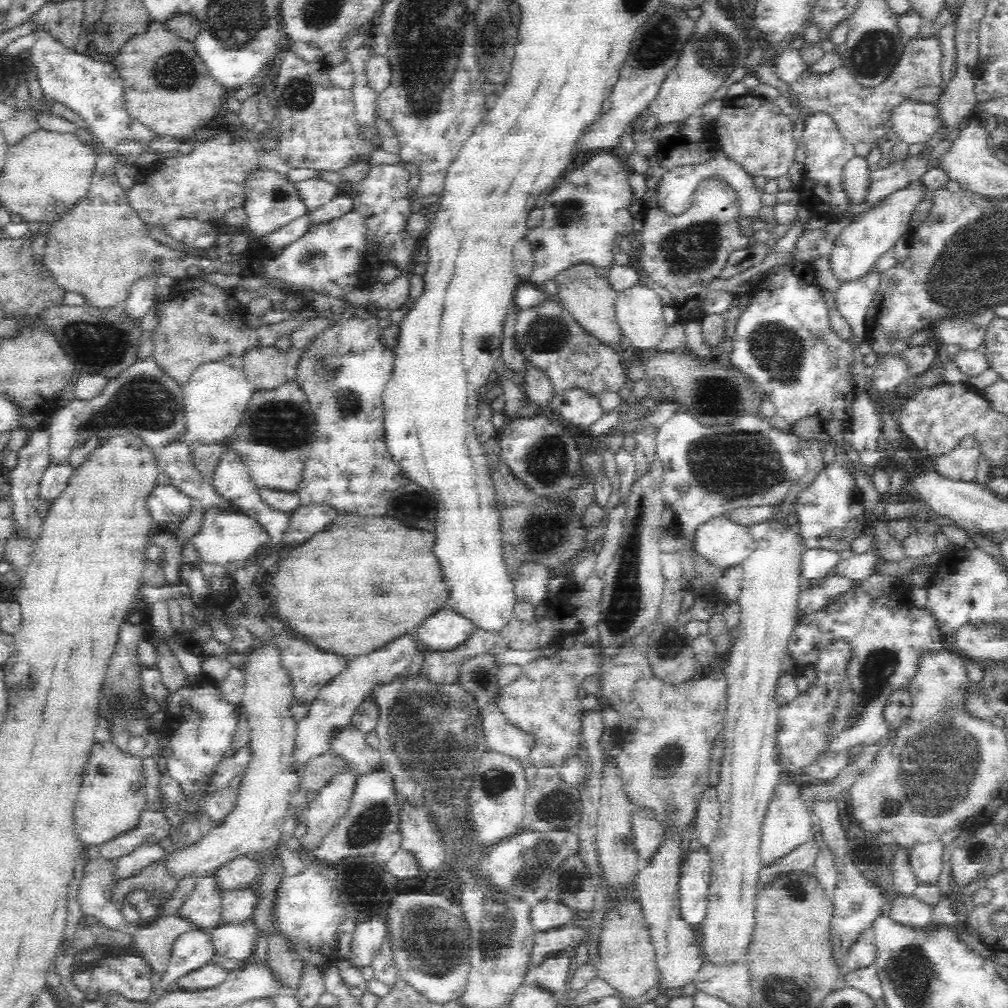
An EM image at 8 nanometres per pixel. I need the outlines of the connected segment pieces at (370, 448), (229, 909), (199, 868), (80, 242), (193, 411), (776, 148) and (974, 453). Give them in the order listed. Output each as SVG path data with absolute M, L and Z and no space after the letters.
M363 311L356 317L340 319L314 338L314 342L301 354L291 378L305 394L316 423L316 440L313 442L302 482L296 488L301 505L324 505L342 515L359 517L386 516L390 494L402 485L402 469L389 454L384 442L385 412L383 406L386 383L393 376L393 349L380 342L382 323L375 316Z
M254 886L242 890L229 890L221 894L221 922L239 923L252 918L256 908Z
M254 644L245 653L244 657L242 667L246 684L244 686L244 698L242 698L240 706L244 707L248 723L250 723L249 744L252 747L252 760L250 760L246 772L237 780L239 793L235 807L229 816L226 816L224 821L200 840L169 854L168 858L164 860L166 868L176 880L182 880L188 874L197 876L198 879L200 877L207 877L235 858L243 856L259 857L264 851L274 848L281 836L281 827L284 825L284 820L289 813L288 802L301 789L298 782L300 782L304 765L296 767L293 760L296 741L296 722L294 722L290 712L294 706L290 678L288 678L286 670L283 670L282 665L279 664L278 653L275 652L272 645L257 646L257 644Z
M54 102L54 106L50 108L55 115L62 116L80 128L86 128L88 134L91 135L95 143L96 164L94 174L90 180L90 192L84 200L78 202L74 206L74 210L70 210L66 214L66 218L60 218L60 222L54 222L54 226L50 226L50 232L46 234L46 245L44 246L43 263L45 269L49 271L51 278L66 293L76 293L82 295L84 304L90 305L94 309L112 309L116 305L123 306L125 300L129 297L129 290L134 284L141 281L142 278L160 278L167 276L175 281L187 279L187 269L195 265L200 268L201 273L223 273L224 275L241 275L241 265L232 262L224 263L220 259L205 260L197 258L192 253L183 250L171 249L162 245L155 240L154 235L149 235L147 226L138 218L138 214L132 210L132 206L128 204L127 197L124 196L123 188L118 184L116 176L116 167L119 163L118 155L103 146L91 129L83 121L76 112L72 112L68 106L64 106L61 102Z
M222 361L198 366L182 392L186 438L190 443L226 445L240 424L253 391L241 367Z
M757 96L729 97L714 126L716 142L728 159L737 162L752 176L777 179L792 166L796 143L792 137L794 123L780 101Z
M966 434L959 439L954 450L936 456L935 470L946 478L960 482L975 482L978 460L981 456L977 438L972 434Z

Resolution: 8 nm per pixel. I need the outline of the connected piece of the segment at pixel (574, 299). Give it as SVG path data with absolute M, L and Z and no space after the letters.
M576 263L575 266L568 267L553 279L558 286L555 300L587 332L587 335L600 339L606 346L619 349L621 354L624 354L629 348L616 321L614 304L617 292L612 290L608 283L608 272L608 269L598 268L589 263Z

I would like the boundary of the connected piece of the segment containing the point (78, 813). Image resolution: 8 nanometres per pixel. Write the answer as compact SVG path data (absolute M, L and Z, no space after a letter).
M113 742L96 744L90 754L90 760L86 763L82 784L74 805L75 832L78 840L84 846L100 846L110 839L122 836L136 828L142 812L149 807L144 789L145 778L143 760L121 752Z

